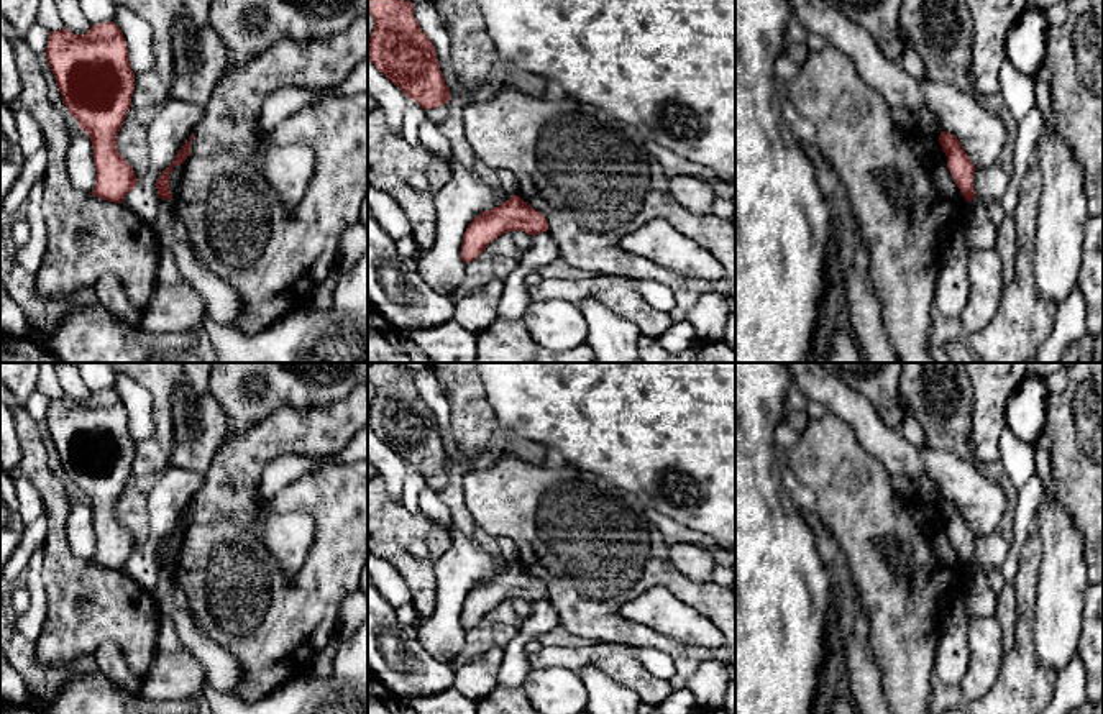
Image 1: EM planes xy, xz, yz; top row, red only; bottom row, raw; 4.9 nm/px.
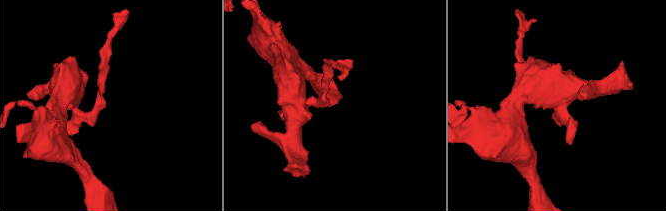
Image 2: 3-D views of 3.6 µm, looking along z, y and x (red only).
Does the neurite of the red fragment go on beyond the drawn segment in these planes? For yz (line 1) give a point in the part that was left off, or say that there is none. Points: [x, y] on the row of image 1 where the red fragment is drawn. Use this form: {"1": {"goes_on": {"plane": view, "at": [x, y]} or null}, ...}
{"1": {"goes_on": null}}

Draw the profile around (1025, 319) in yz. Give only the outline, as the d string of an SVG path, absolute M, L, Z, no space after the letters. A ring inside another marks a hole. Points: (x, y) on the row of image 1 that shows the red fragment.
M1031 162L1019 185L1016 220L1014 281L1005 287L993 320L968 335L968 348L980 363L1024 363L1036 358L1039 345L1050 335L1057 304L1046 300L1036 286L1034 233L1042 176Z

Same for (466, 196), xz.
M450 159L453 177L435 194L435 241L410 261L438 294L453 295L466 276L461 243L468 225L483 212L499 207L512 195L501 195L473 167Z

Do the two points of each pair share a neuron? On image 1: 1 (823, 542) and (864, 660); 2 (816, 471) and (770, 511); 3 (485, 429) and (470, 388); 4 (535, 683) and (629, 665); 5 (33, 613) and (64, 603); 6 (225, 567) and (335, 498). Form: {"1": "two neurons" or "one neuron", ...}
{"1": "one neuron", "2": "two neurons", "3": "one neuron", "4": "two neurons", "5": "two neurons", "6": "one neuron"}

